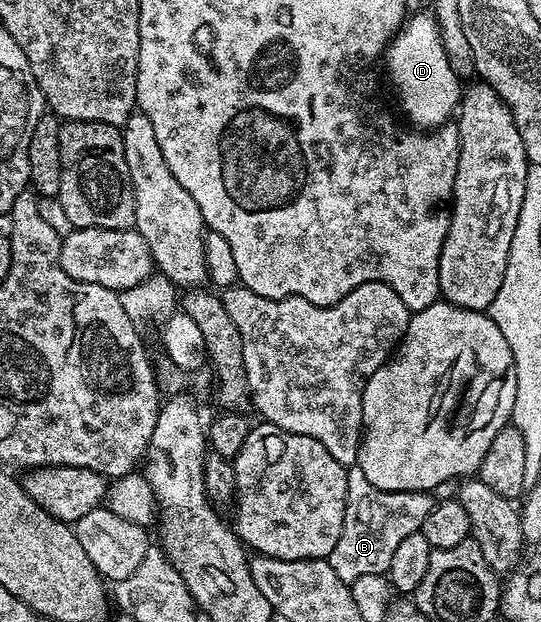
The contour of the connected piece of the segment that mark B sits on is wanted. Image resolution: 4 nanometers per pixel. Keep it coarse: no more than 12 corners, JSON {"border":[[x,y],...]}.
{"border":[[346,470],[344,527],[328,558],[347,583],[383,575],[436,501]]}

